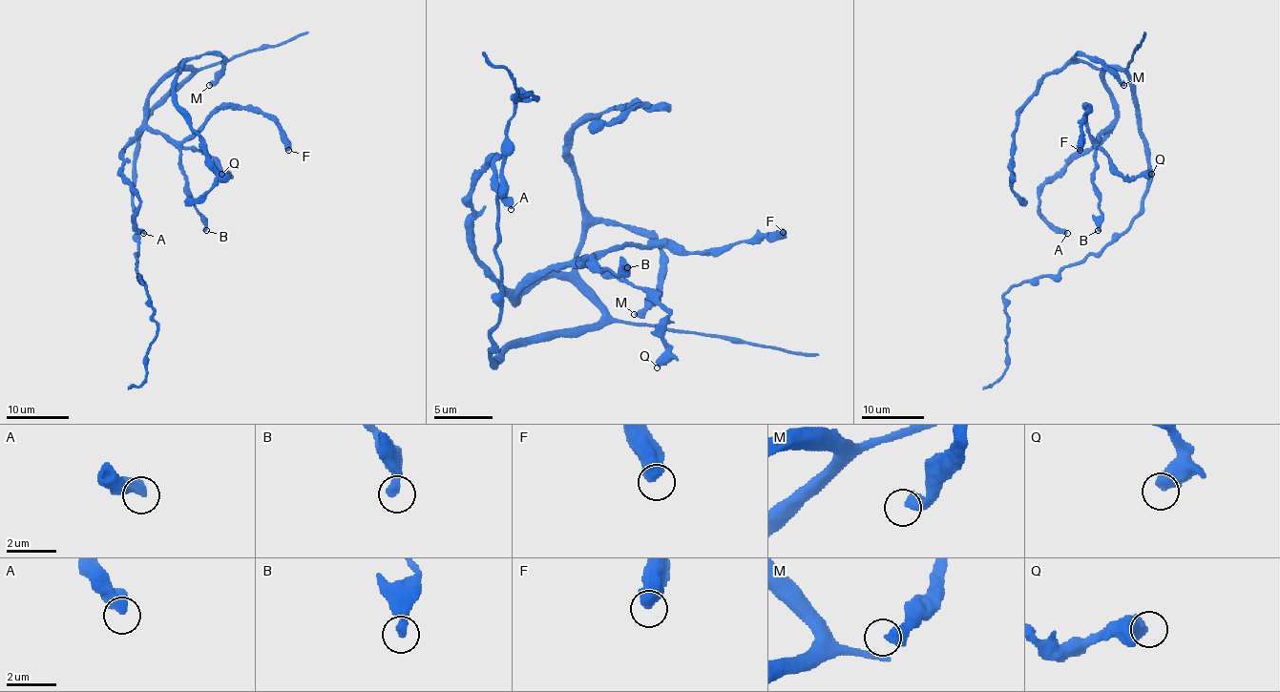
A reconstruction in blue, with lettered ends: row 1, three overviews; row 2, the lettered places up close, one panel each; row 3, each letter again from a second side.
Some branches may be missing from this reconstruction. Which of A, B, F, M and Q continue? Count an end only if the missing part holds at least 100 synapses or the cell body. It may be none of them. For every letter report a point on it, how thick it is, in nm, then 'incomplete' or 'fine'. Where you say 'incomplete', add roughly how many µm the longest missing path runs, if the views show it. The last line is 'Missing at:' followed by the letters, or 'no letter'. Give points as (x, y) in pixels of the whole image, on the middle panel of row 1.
A: at (511, 209); 440 nm thick; fine
B: at (627, 267); 360 nm thick; fine
F: at (783, 232); 600 nm thick; fine
M: at (634, 314); 480 nm thick; fine
Q: at (657, 367); 650 nm thick; fine
Missing at: no letter

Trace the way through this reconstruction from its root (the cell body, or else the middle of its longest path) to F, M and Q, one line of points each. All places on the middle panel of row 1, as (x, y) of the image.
F: (505, 352), (577, 338), (601, 317), (555, 276), (516, 300), (557, 267), (619, 247), (722, 253), (783, 232)
M: (505, 352), (577, 338), (601, 317), (577, 273), (596, 223), (640, 229), (660, 250), (660, 294), (634, 314)
Q: (505, 352), (577, 338), (601, 317), (555, 276), (516, 300), (528, 283), (607, 267), (668, 314), (657, 367)

